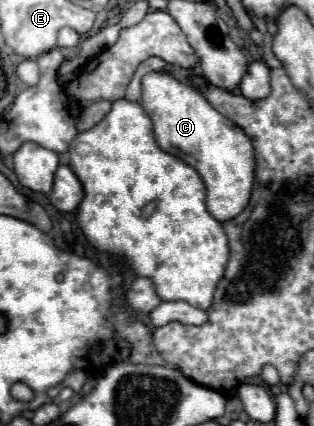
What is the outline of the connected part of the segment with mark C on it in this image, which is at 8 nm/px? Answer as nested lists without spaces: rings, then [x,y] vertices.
[[[149,72],[141,80],[143,86],[143,110],[153,122],[157,146],[175,148],[177,154],[193,166],[207,188],[207,210],[219,220],[235,218],[251,196],[251,184],[255,178],[255,158],[251,140],[245,132],[217,112],[191,84],[183,84],[169,74]]]

